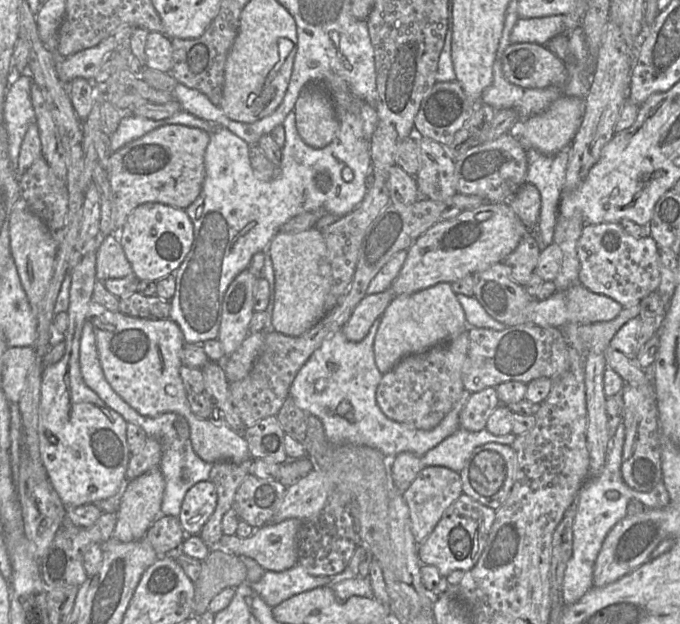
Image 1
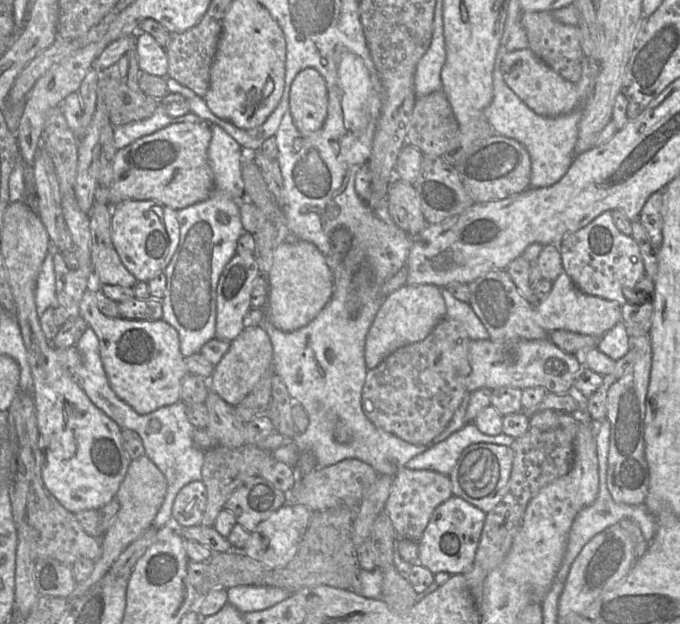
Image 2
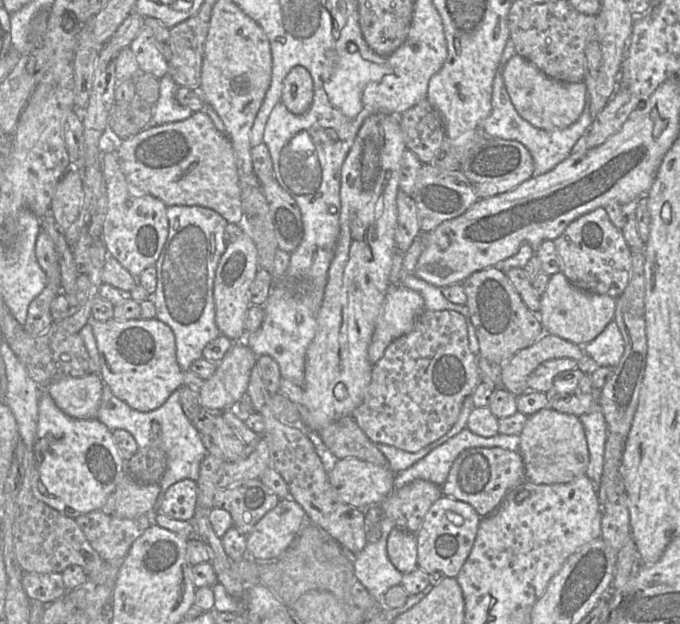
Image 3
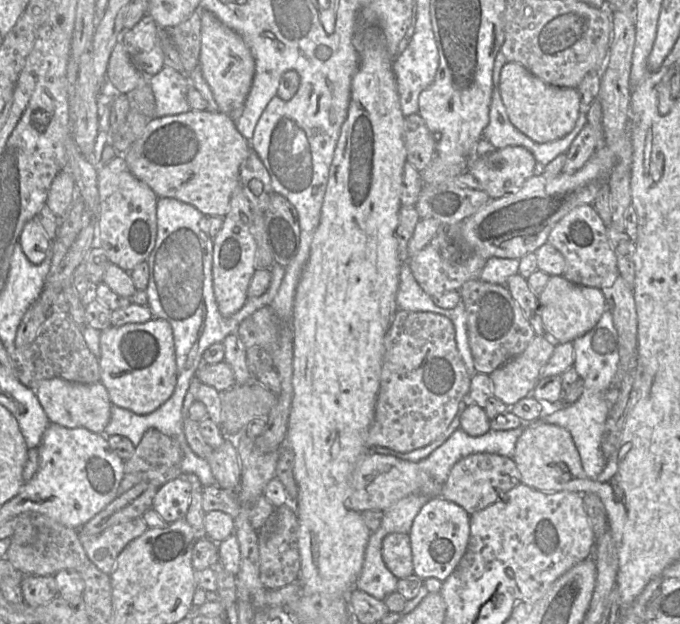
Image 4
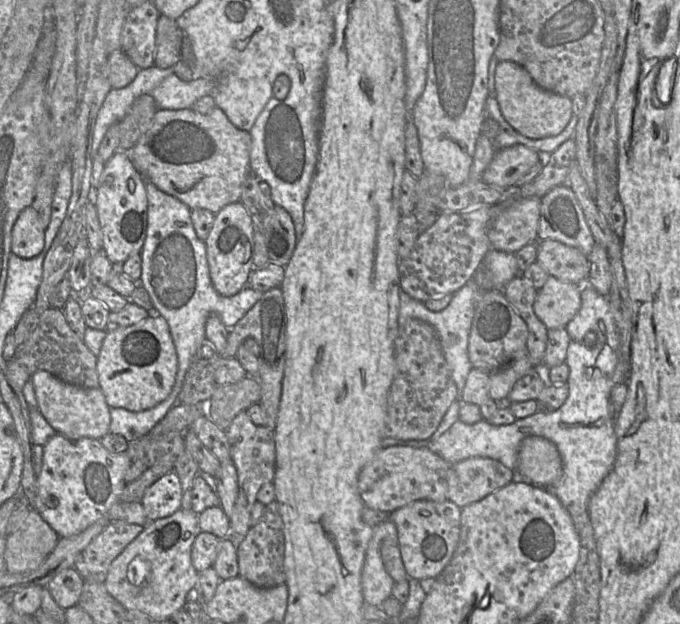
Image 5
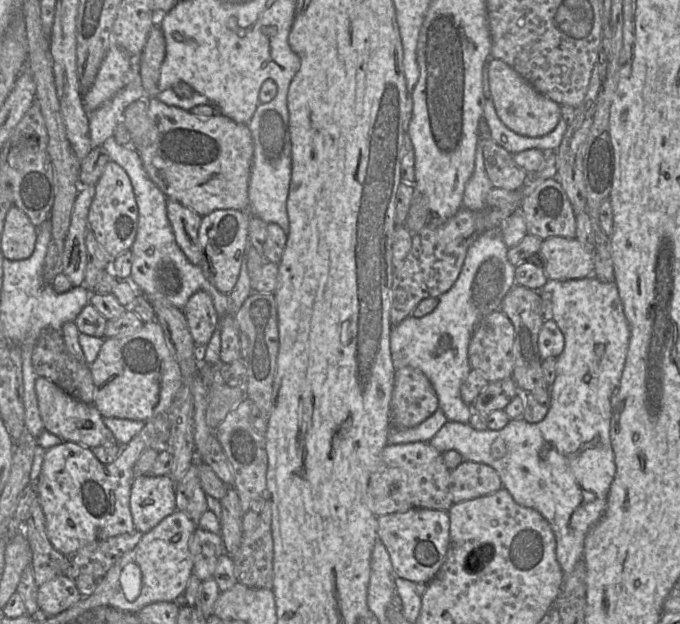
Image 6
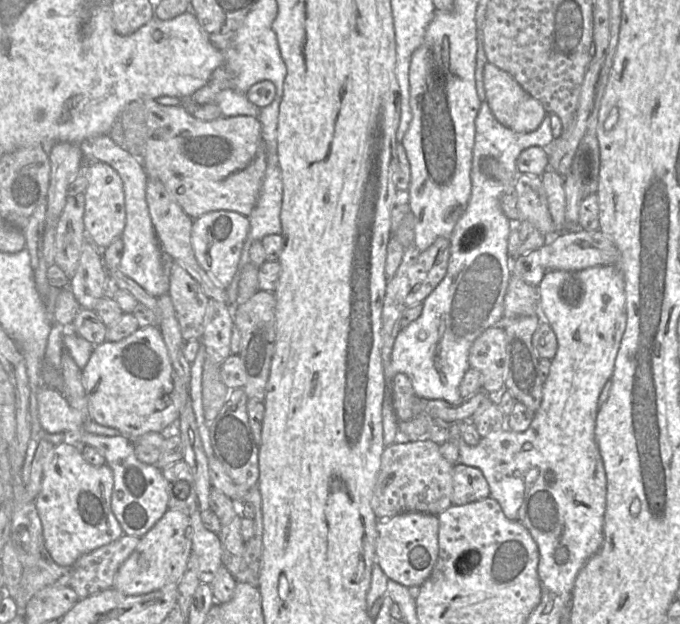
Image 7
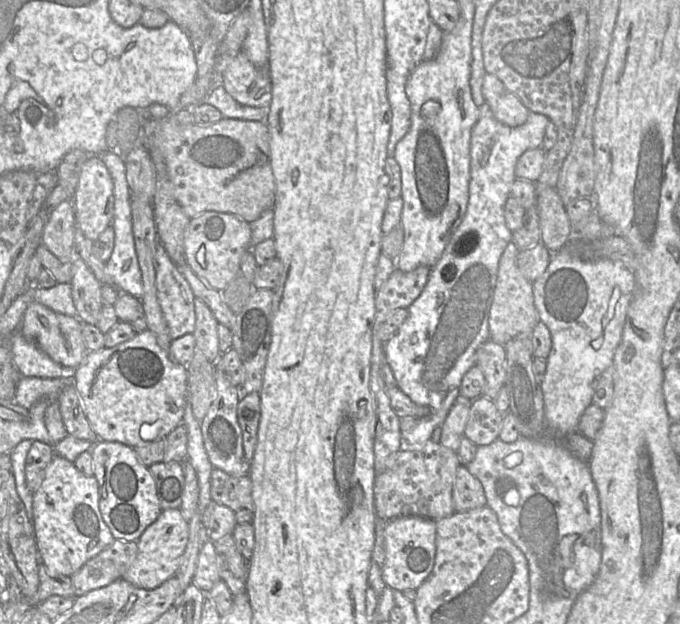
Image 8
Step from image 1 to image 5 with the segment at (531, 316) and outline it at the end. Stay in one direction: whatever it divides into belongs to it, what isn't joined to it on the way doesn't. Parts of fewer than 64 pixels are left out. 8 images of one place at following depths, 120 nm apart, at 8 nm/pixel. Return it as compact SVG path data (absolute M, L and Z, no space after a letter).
M549 276L538 290L533 305L536 316L548 330L566 328L581 307L581 285Z

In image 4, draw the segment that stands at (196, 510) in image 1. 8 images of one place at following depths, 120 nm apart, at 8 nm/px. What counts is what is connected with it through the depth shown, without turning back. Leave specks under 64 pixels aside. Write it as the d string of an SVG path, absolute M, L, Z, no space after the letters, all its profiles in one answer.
M183 475L168 481L155 493L152 509L171 523L185 518L191 497L191 484Z

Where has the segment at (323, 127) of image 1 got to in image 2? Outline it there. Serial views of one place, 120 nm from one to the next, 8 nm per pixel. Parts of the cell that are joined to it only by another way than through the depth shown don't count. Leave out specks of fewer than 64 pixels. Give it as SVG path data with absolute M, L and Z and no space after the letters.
M314 68L300 71L290 87L289 111L302 133L322 128L328 111L328 91L323 76Z

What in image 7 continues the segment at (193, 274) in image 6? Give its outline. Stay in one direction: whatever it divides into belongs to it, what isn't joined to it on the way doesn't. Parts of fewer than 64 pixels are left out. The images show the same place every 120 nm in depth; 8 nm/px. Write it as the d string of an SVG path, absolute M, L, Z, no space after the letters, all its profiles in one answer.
M109 134L97 136L90 140L89 144L81 146L87 157L111 166L119 174L123 183L126 223L121 234L123 254L118 270L152 296L159 297L167 294L170 286L171 261L173 260L162 251L153 228L146 201L146 185L149 177L142 162L126 149L116 145Z

